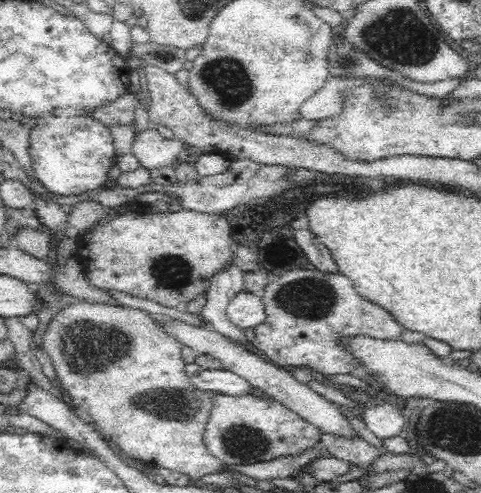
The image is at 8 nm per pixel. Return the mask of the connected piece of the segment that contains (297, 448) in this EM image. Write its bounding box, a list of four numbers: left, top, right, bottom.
[203,391,321,466]

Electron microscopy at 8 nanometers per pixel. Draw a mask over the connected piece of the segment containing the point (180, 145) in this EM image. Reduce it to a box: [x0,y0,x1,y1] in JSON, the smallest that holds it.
[130,128,185,171]

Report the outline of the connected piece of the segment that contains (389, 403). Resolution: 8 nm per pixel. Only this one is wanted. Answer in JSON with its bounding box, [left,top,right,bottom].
[360,396,410,440]

